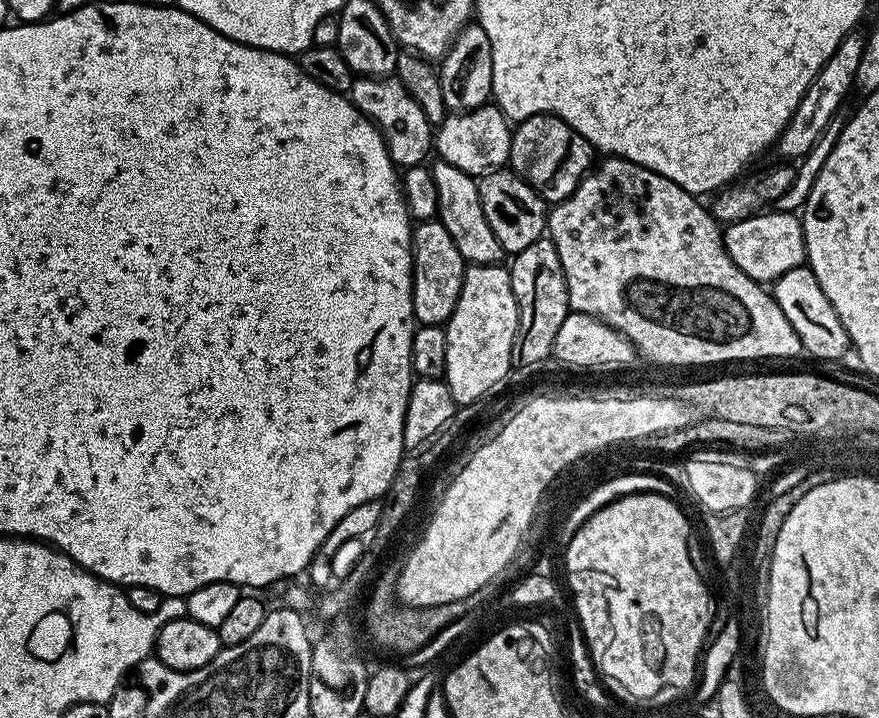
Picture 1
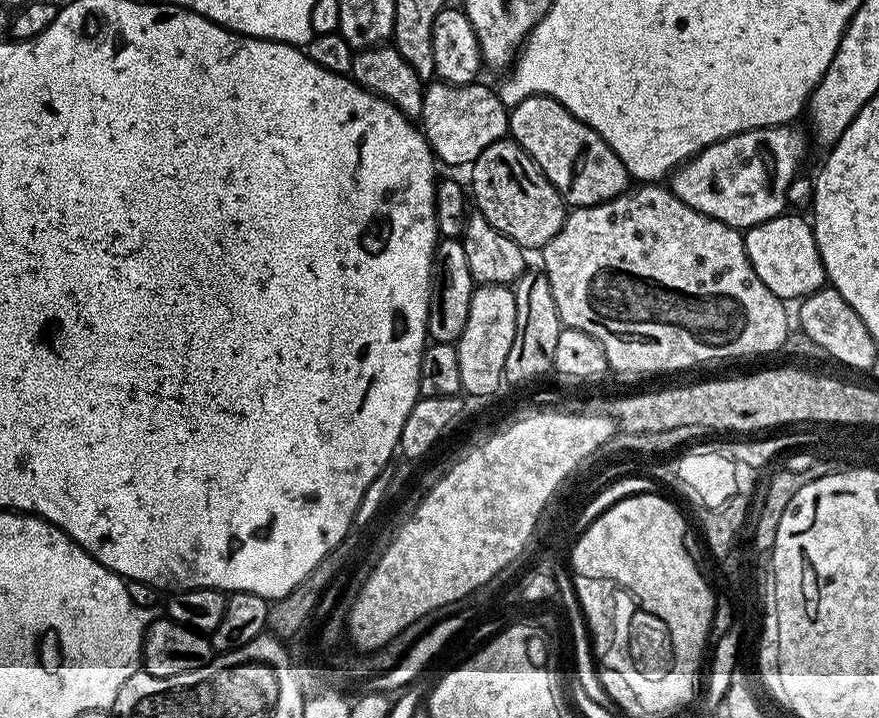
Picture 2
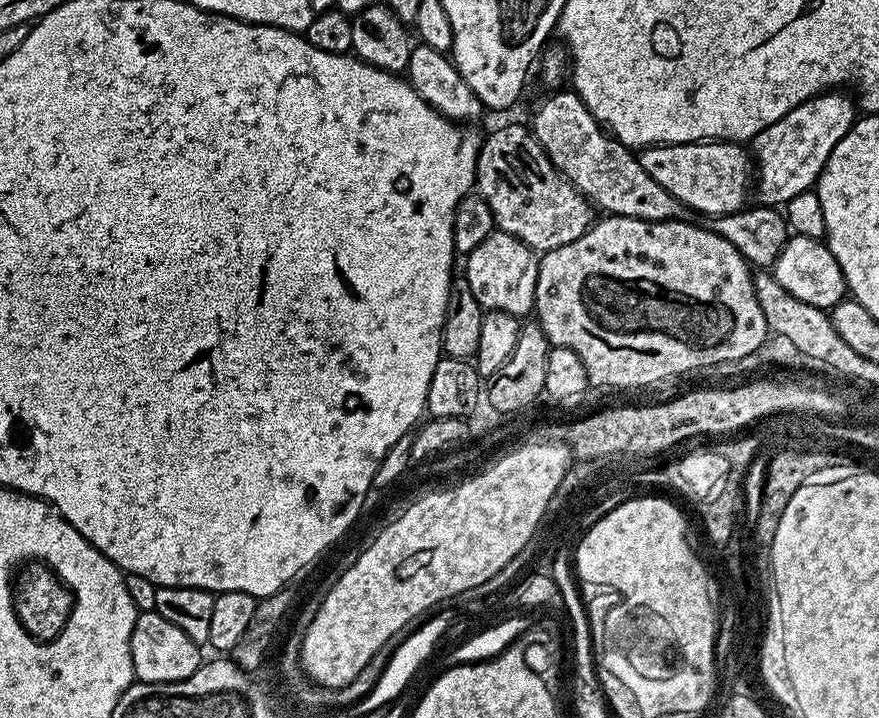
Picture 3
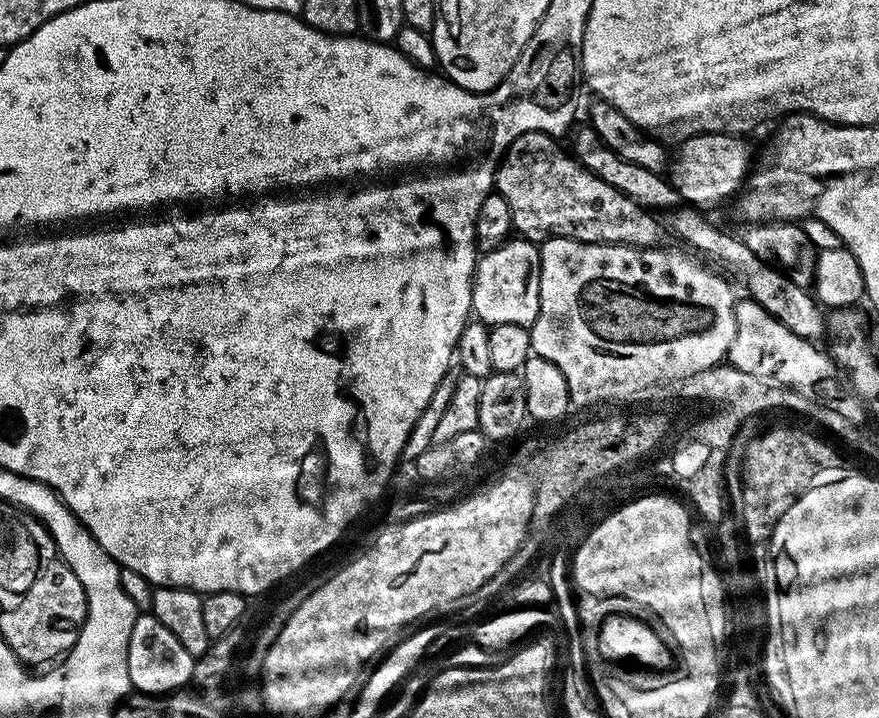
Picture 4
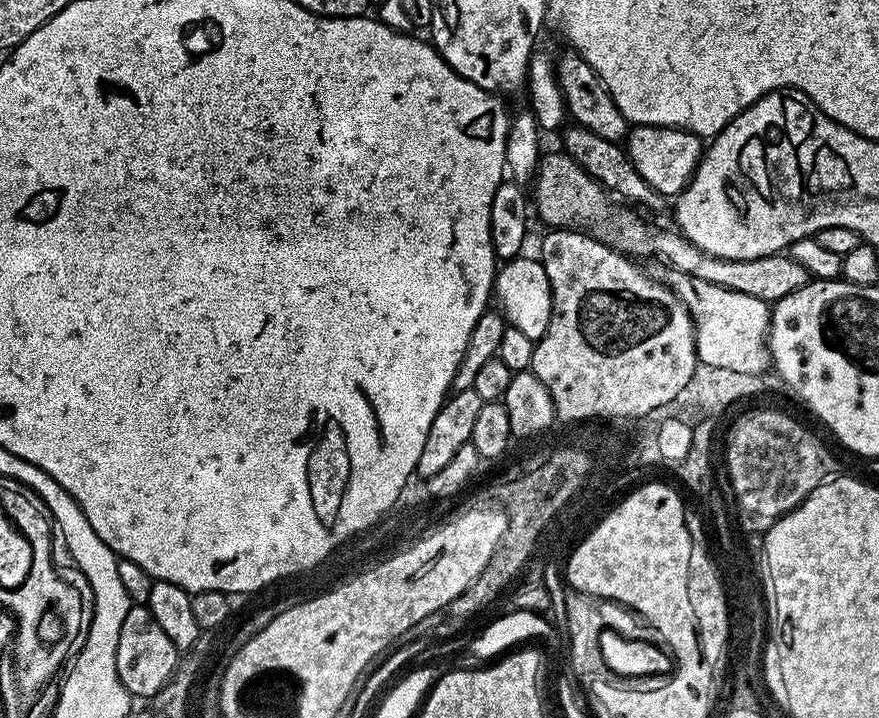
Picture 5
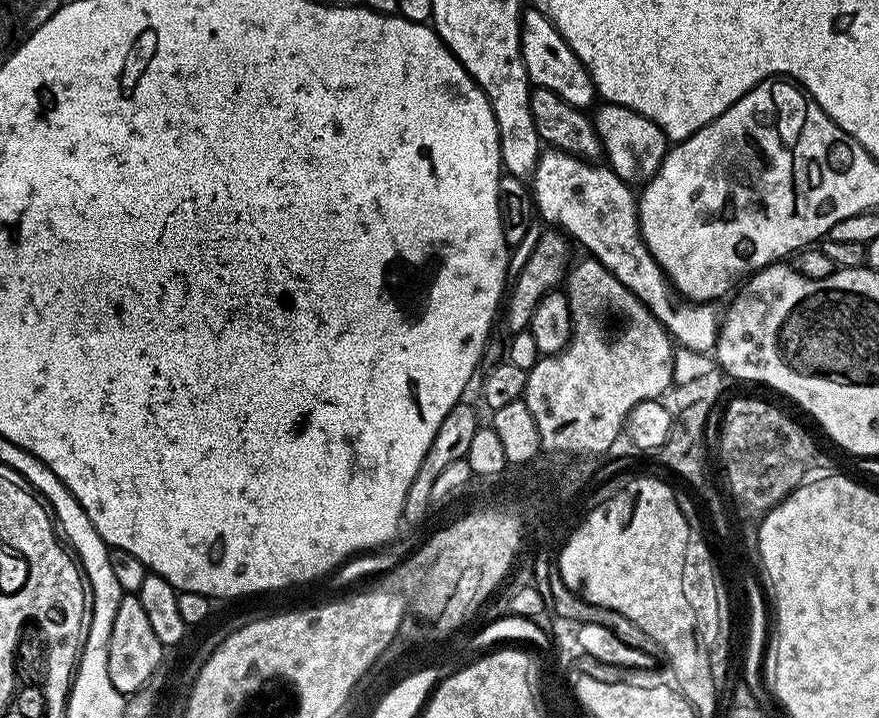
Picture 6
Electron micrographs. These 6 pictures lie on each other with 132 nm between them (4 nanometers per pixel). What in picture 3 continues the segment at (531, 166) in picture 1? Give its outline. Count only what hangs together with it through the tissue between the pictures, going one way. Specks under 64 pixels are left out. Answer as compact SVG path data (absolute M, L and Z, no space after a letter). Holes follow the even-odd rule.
M574 90L546 97L532 116L530 131L560 174L581 192L589 204L599 211L601 208L601 213L639 220L693 219L692 208L678 202L670 190L658 186L658 182L642 170L637 153L609 135Z

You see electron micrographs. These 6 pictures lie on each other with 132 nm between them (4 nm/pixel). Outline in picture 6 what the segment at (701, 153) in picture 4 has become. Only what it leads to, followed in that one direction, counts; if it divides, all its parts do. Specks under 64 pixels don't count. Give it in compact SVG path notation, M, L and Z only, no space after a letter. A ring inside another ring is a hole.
M604 102L595 109L592 124L596 127L607 167L611 168L614 174L618 174L618 178L625 180L628 185L647 184L649 178L662 166L670 141L657 124L650 122L642 114L621 104Z

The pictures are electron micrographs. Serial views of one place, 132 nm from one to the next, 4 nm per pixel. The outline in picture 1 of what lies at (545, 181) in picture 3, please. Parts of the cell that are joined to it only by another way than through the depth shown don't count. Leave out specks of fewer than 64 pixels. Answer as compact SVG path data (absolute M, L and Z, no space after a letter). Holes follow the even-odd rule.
M493 170L479 177L482 214L494 230L494 238L504 247L505 253L515 254L526 250L530 242L545 235L548 226L549 205L521 176L511 170Z

